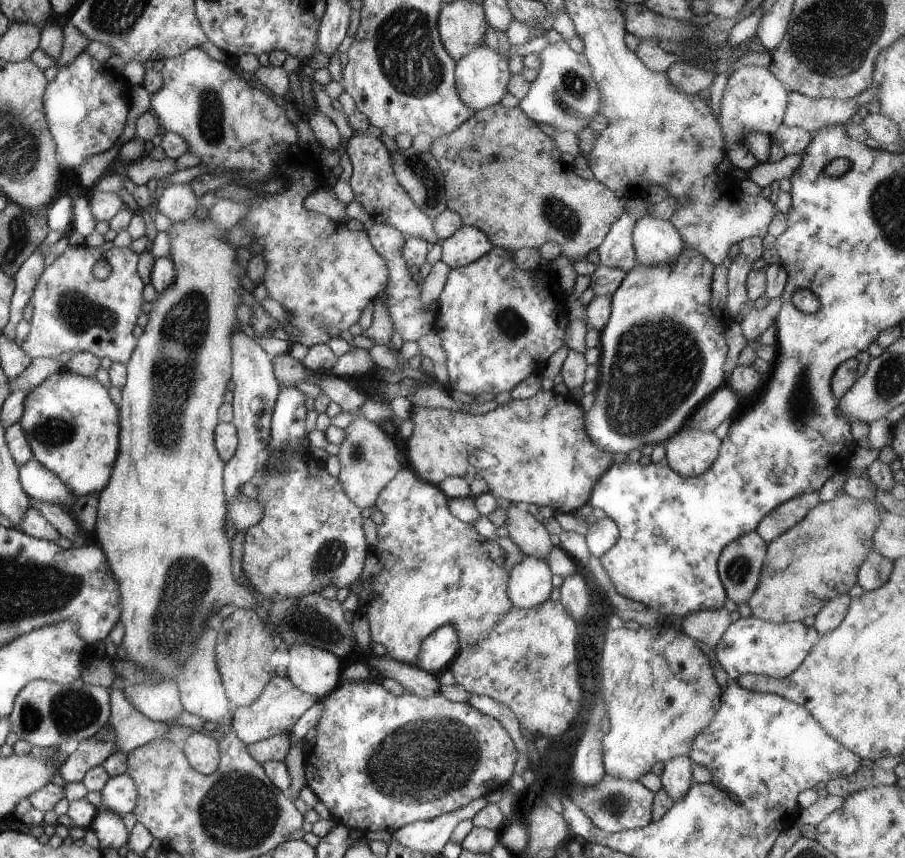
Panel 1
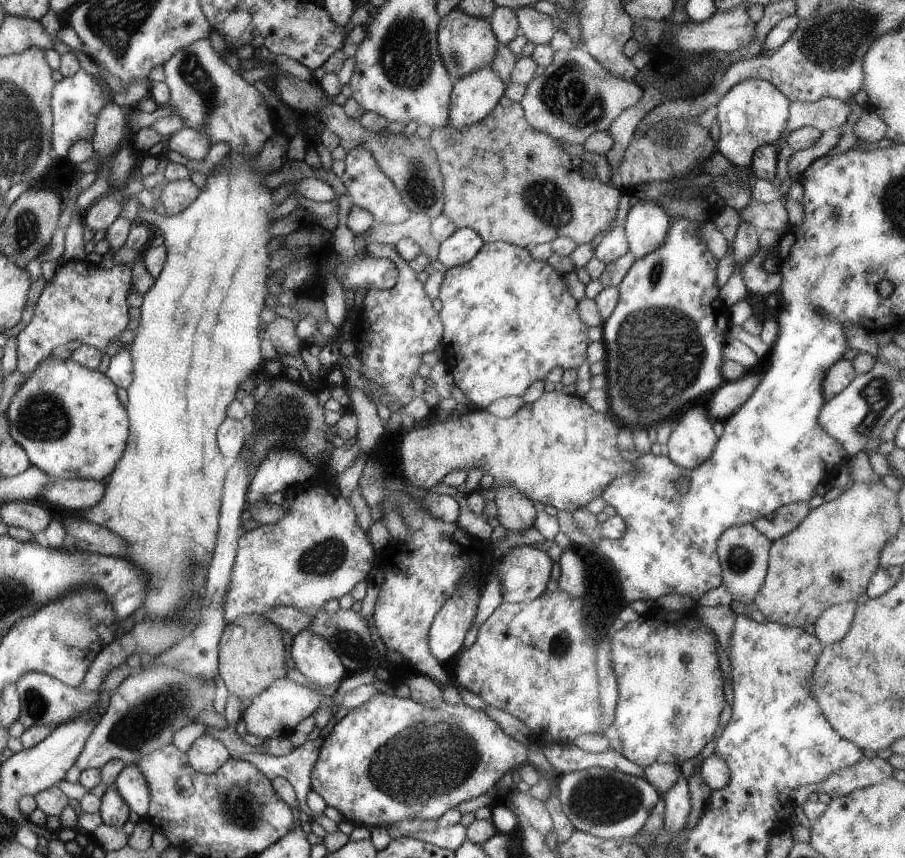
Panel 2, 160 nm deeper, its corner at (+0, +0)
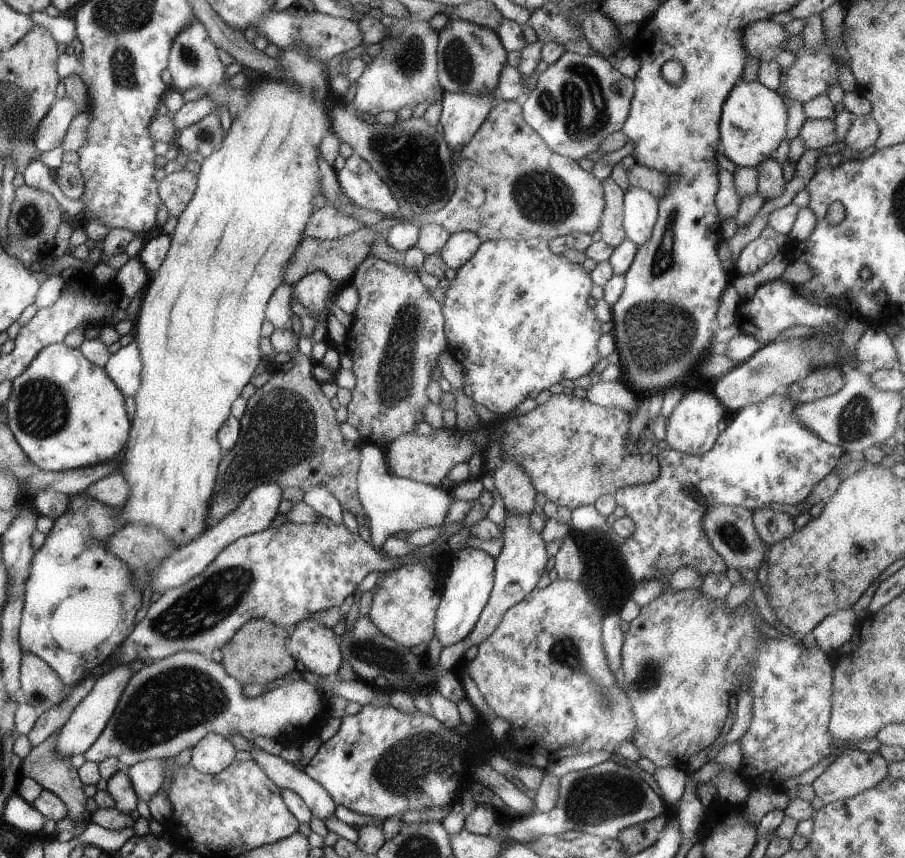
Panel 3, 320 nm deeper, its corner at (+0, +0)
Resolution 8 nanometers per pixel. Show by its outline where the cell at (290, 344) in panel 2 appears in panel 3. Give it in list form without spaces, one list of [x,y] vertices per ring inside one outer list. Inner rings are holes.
[[[274,329],[274,332],[269,337],[270,342],[272,343],[272,348],[274,348],[274,350],[276,350],[276,352],[278,353],[288,353],[291,356],[290,361],[293,362],[294,365],[288,372],[285,372],[284,374],[279,372],[273,374],[269,382],[261,388],[257,388],[254,395],[247,400],[246,412],[244,413],[244,416],[242,416],[242,418],[239,420],[241,424],[240,436],[238,437],[236,444],[233,446],[233,449],[226,453],[225,458],[222,458],[221,464],[219,466],[219,475],[217,476],[216,490],[214,492],[212,502],[210,502],[208,522],[206,522],[205,518],[205,530],[213,527],[219,520],[222,520],[225,518],[225,516],[228,516],[235,508],[238,508],[241,500],[244,499],[250,491],[253,491],[254,488],[256,488],[258,485],[264,483],[276,483],[277,485],[281,486],[282,490],[284,490],[284,488],[300,488],[303,494],[305,494],[306,491],[315,486],[327,488],[338,499],[338,502],[340,503],[340,506],[343,508],[344,511],[351,512],[357,518],[357,521],[362,525],[368,525],[369,518],[364,512],[363,506],[360,504],[357,495],[357,476],[360,464],[361,446],[354,441],[346,440],[346,438],[344,438],[344,436],[342,435],[342,432],[340,431],[341,424],[338,423],[338,420],[336,420],[336,410],[332,408],[330,399],[328,399],[328,397],[326,397],[326,394],[324,394],[324,392],[322,391],[321,383],[314,378],[314,375],[312,373],[312,368],[315,366],[316,363],[310,357],[306,357],[298,350],[298,336],[296,337],[292,330],[285,331],[282,329]]]

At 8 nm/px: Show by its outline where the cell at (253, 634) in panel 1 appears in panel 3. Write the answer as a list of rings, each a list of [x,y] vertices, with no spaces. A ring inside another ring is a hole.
[[[252,619],[233,636],[229,643],[221,648],[221,663],[243,686],[246,684],[264,684],[277,678],[285,678],[288,673],[299,667],[297,660],[286,650],[288,630],[281,625],[262,619]]]

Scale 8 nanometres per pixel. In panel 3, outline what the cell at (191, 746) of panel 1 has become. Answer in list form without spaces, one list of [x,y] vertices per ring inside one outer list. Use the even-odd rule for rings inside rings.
[[[206,735],[196,747],[192,747],[190,765],[198,772],[215,775],[236,762],[236,749],[232,742],[222,735]]]

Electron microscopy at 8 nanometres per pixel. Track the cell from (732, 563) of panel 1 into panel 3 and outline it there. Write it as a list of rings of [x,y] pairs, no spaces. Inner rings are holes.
[[[722,505],[709,508],[703,516],[703,529],[710,546],[724,559],[728,567],[733,566],[739,572],[744,568],[757,570],[768,547],[755,531],[753,512],[744,507]]]

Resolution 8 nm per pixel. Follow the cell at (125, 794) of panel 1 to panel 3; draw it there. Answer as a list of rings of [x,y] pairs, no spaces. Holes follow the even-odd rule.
[[[146,759],[125,768],[139,801],[146,804],[161,789],[165,781],[165,764],[158,759]]]

